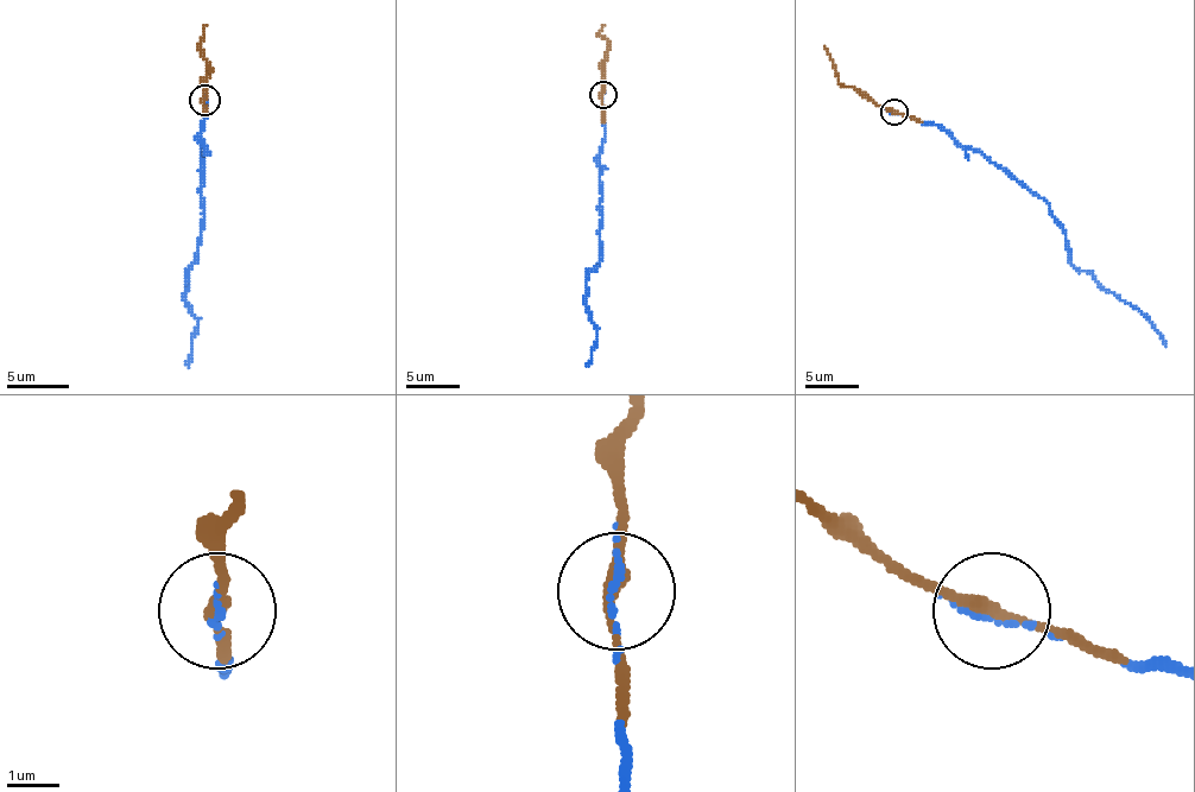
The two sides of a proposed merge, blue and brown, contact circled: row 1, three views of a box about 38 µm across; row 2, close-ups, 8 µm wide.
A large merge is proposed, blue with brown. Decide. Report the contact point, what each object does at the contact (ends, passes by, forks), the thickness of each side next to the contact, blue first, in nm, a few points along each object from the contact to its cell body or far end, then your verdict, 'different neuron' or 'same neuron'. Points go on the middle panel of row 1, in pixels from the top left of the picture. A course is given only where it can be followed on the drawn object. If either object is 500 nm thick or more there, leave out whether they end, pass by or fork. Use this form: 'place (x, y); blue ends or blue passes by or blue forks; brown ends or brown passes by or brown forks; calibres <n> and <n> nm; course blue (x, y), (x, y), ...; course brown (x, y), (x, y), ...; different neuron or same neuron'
place (602, 95); blue ends; brown passes by; calibres 100 and 240 nm; course blue (602, 95), (602, 249), (599, 263), (588, 271), (586, 304), (596, 330), (588, 366); course brown (602, 95), (607, 44), (599, 33), (605, 25); same neuron

